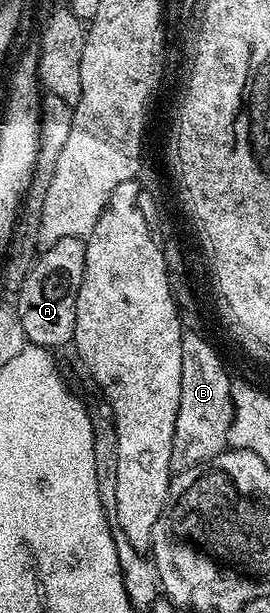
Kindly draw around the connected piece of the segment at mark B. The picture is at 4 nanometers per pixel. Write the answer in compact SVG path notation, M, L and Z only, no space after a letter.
M187 333L181 341L181 405L177 409L171 454L172 464L179 469L195 467L228 450L227 438L235 416L232 376L227 376L222 357L202 338L206 339L199 333Z

